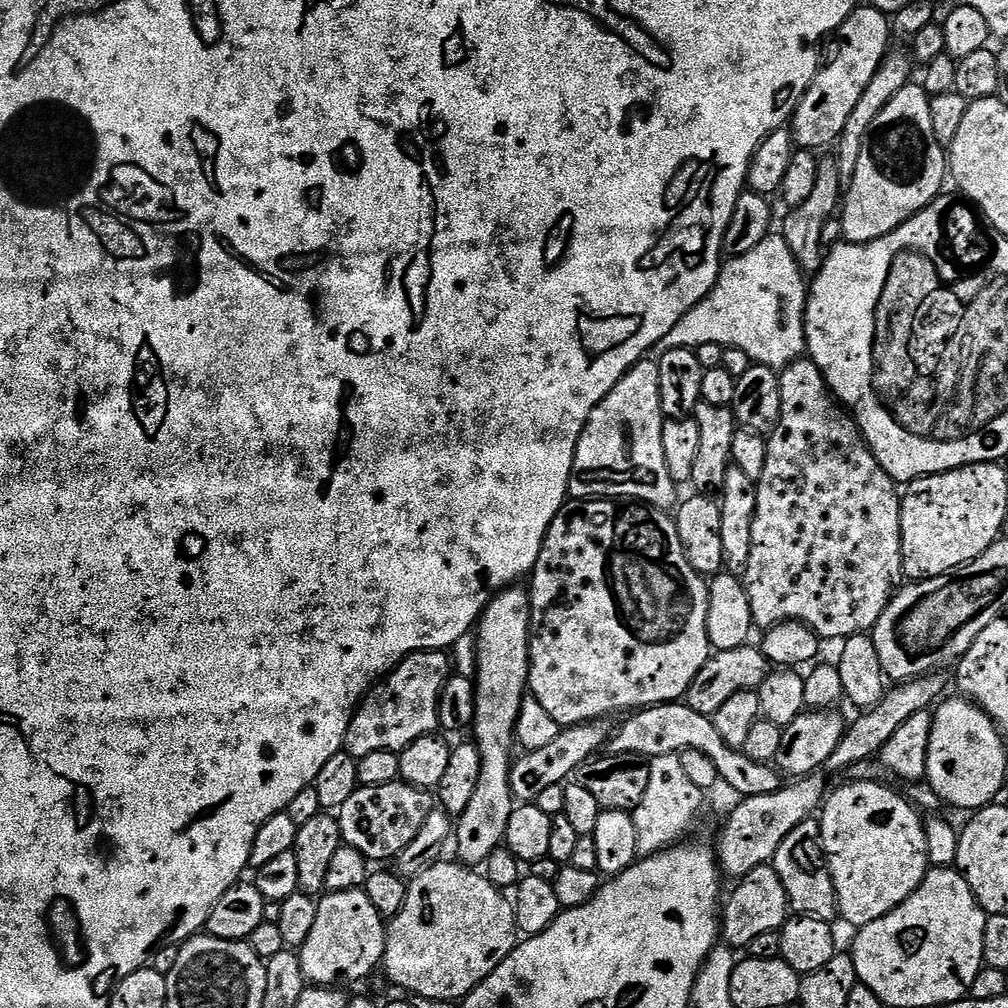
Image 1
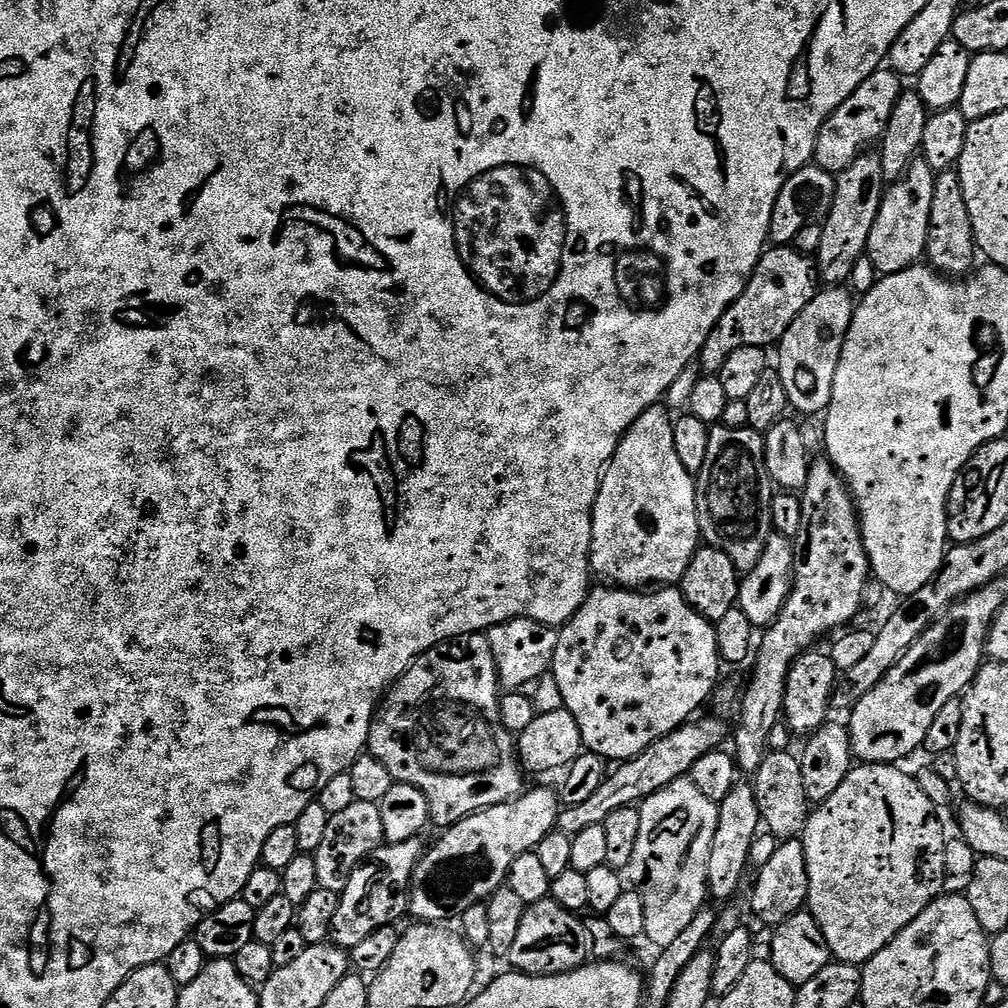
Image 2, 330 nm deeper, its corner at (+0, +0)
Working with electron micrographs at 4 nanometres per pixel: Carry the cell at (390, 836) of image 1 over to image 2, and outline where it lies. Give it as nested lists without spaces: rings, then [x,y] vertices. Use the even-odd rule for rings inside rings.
[[[357,799],[346,810],[329,816],[326,831],[322,833],[322,842],[314,853],[320,887],[341,893],[347,885],[348,876],[384,843],[379,804],[362,802]]]

